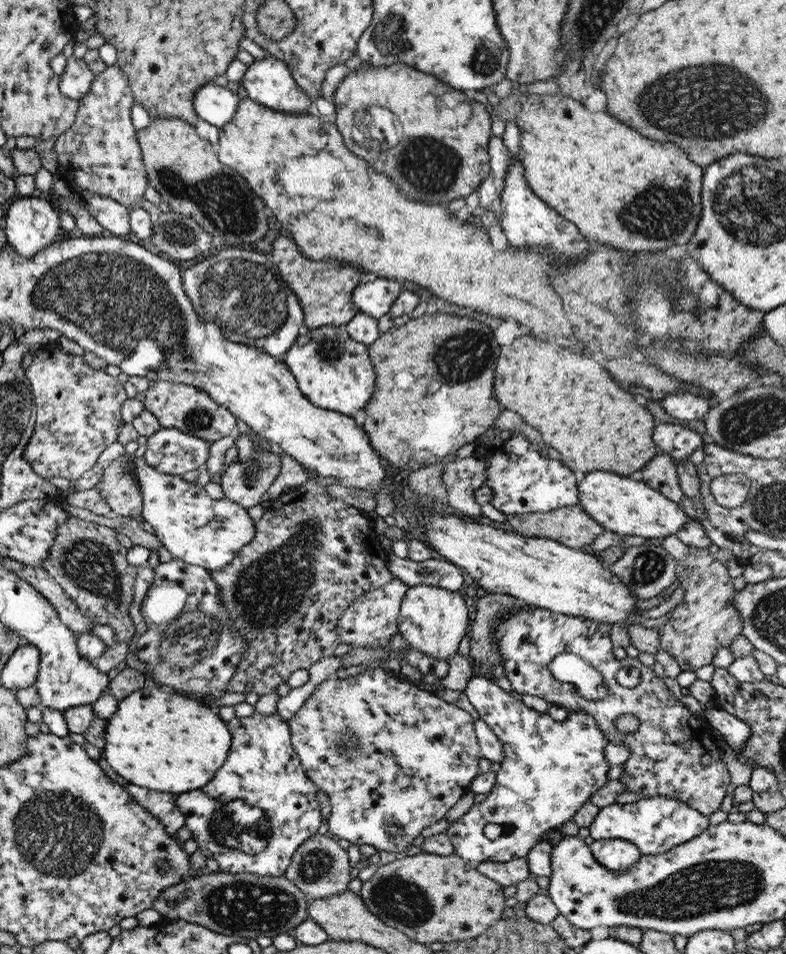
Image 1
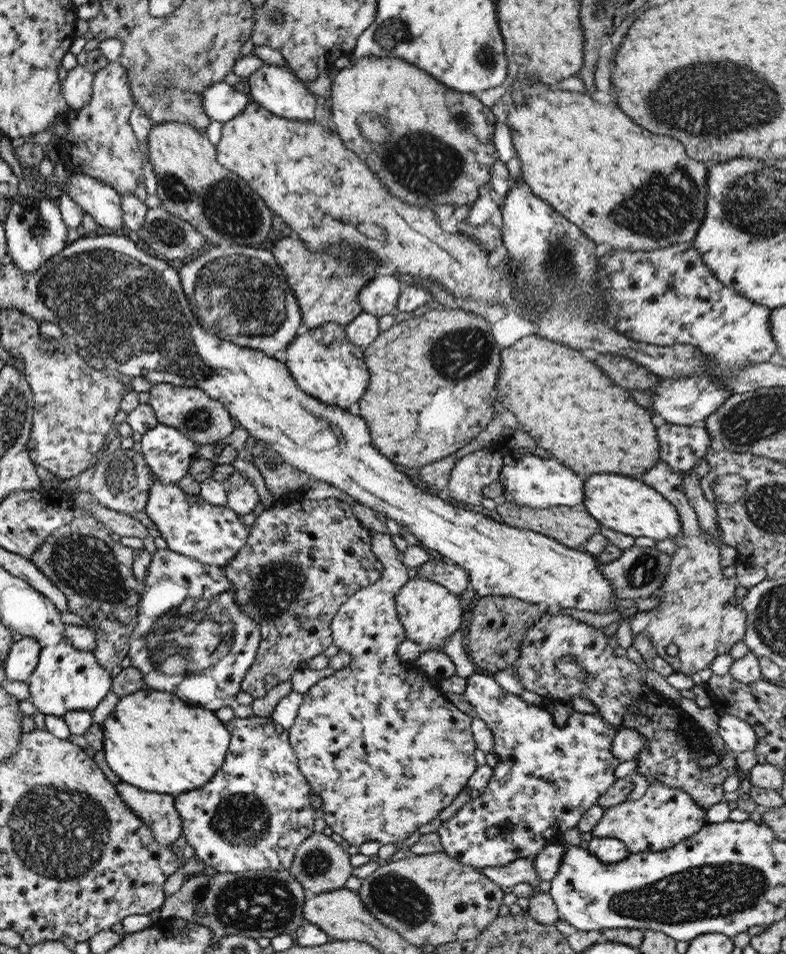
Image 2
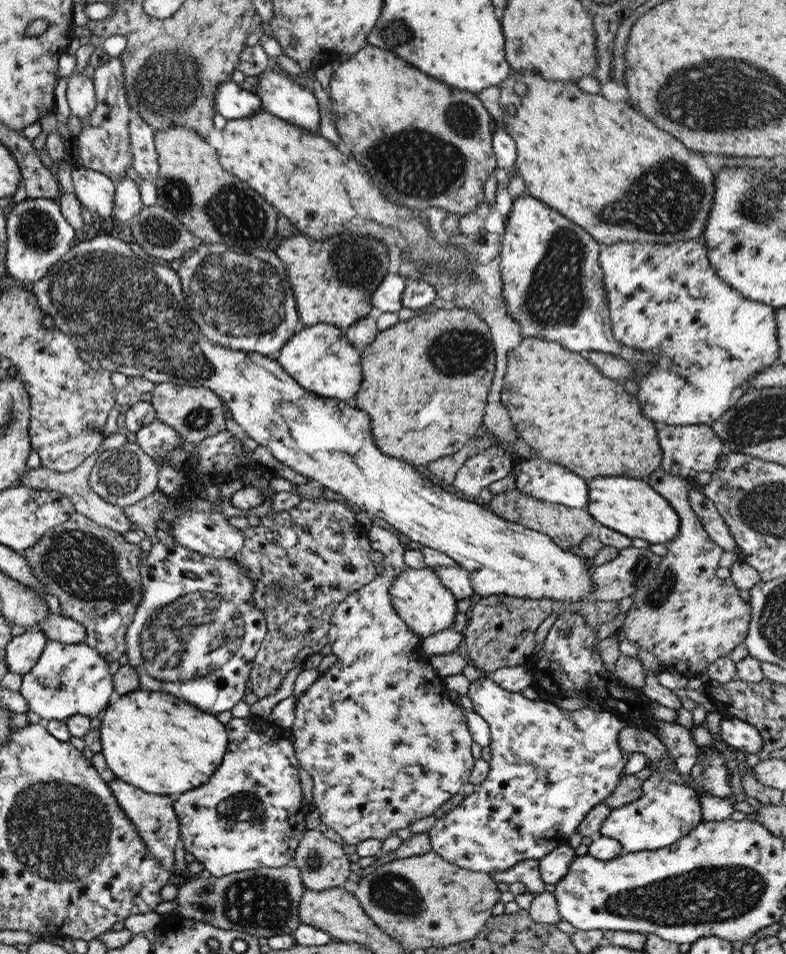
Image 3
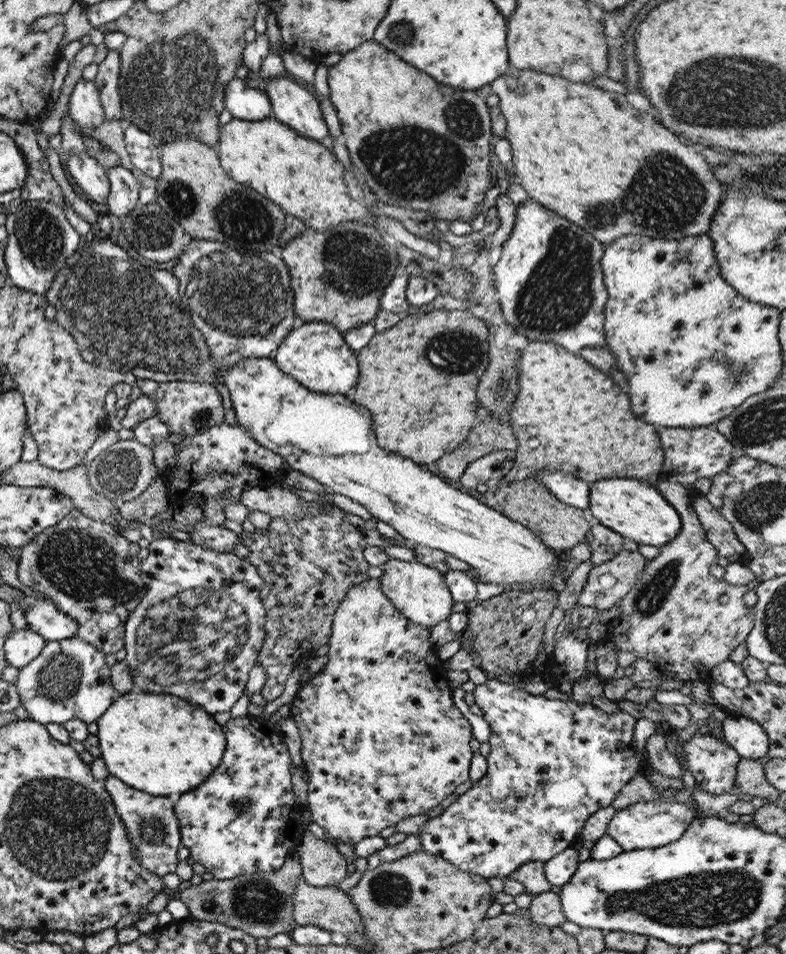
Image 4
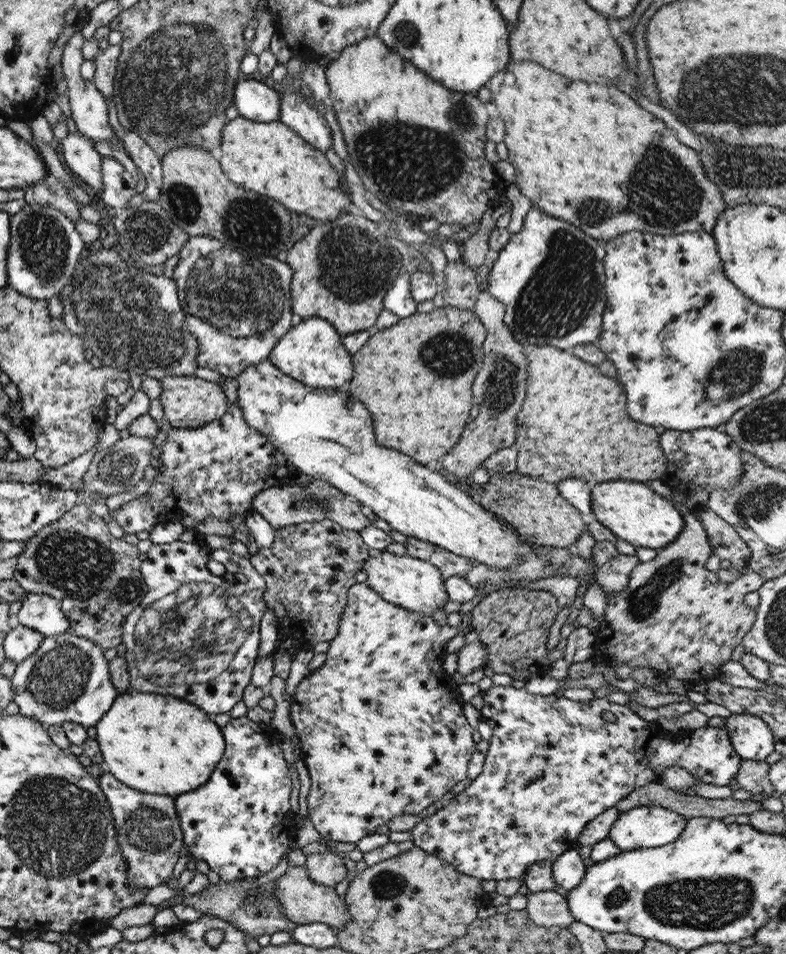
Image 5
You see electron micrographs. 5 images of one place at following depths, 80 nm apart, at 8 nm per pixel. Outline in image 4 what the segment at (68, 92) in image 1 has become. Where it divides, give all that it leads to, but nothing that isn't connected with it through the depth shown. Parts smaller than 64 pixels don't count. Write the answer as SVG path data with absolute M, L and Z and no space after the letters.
M79 79L68 100L70 118L83 128L96 128L103 123L102 106L92 81Z

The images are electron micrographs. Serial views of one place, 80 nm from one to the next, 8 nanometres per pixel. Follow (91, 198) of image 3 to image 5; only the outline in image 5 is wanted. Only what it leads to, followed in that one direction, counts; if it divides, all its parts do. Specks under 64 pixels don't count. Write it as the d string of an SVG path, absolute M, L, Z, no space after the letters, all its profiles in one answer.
M73 134L67 135L59 141L63 153L63 162L70 172L73 172L81 184L85 183L93 192L101 192L100 156L95 151L93 142L89 138L79 138Z

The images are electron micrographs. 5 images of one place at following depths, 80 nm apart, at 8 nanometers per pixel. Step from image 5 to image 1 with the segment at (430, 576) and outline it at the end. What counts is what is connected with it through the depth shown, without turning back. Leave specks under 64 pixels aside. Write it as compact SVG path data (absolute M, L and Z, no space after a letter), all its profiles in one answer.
M418 584L409 586L399 606L397 631L410 649L448 661L456 652L467 630L467 606L457 591Z

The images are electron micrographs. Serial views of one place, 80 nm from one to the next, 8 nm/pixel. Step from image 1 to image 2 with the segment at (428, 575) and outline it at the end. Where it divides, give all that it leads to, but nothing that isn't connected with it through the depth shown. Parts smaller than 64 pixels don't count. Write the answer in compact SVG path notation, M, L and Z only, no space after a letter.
M429 559L417 568L408 571L408 578L424 578L445 587L451 594L461 595L467 588L468 576L466 570L451 562Z

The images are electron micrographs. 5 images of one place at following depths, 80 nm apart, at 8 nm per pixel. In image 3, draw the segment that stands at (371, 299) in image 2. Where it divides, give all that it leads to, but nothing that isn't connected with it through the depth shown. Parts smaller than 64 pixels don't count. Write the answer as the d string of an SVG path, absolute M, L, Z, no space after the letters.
M387 273L368 296L368 303L372 306L373 312L397 313L399 308L403 307L400 298L406 283L397 273Z

